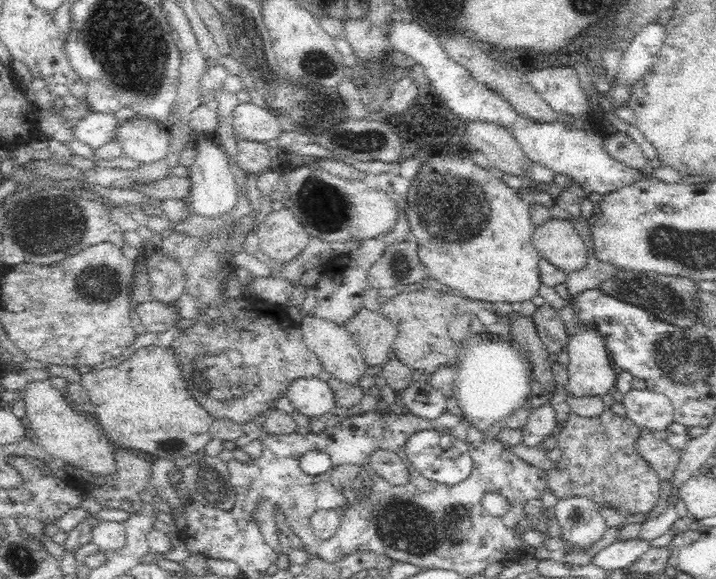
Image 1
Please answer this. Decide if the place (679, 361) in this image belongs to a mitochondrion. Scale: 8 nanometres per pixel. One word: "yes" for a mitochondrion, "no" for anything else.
yes

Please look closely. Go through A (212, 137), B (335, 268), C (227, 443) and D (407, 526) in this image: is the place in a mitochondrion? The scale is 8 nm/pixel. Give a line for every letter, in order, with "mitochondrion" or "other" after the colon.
A: other
B: other
C: other
D: mitochondrion

